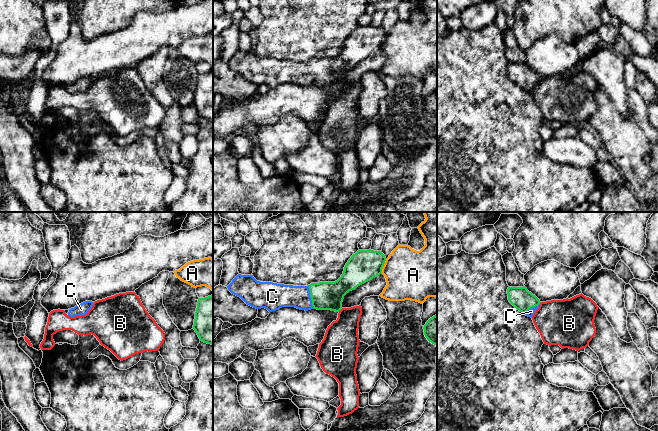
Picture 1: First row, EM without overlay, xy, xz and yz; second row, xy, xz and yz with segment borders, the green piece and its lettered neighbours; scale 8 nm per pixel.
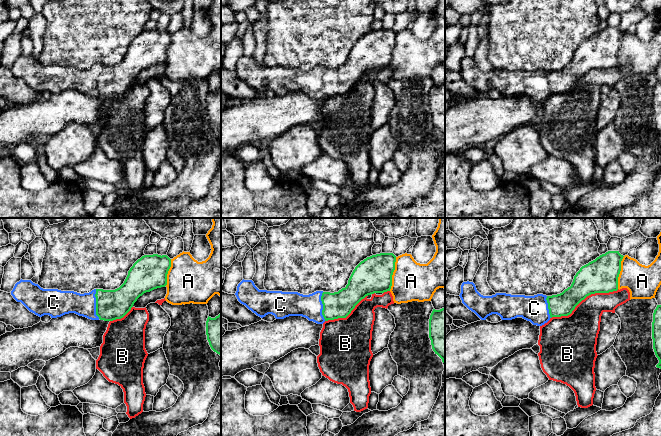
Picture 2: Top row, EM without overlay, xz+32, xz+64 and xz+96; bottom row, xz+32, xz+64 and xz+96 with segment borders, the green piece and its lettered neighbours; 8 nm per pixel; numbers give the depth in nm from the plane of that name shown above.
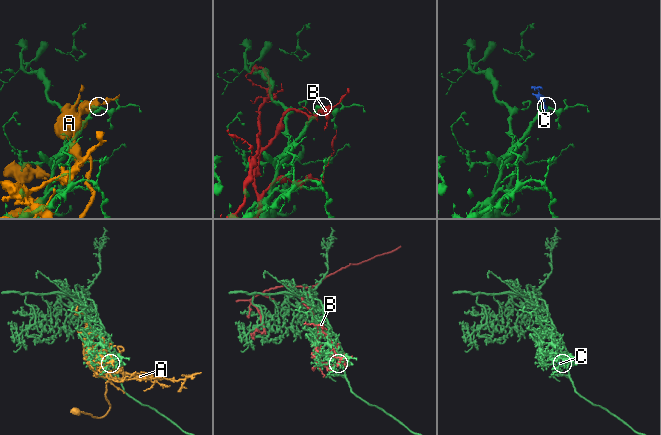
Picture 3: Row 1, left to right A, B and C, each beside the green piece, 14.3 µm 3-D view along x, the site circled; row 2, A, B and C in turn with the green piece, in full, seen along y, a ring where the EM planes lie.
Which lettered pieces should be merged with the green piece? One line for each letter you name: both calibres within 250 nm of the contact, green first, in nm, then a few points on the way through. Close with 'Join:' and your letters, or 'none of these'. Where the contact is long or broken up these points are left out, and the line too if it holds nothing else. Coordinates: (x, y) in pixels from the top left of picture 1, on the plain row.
C: Thickness 220 nm (green) against 190 nm. Path across: xz (325, 71), (310, 72), (279, 71)
Join: C

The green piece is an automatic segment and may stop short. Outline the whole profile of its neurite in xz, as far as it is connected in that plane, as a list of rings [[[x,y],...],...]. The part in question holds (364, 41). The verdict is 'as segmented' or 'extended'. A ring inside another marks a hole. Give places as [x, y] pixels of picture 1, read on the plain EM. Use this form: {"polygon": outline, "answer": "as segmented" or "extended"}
{"polygon": [[[358,26],[348,36],[343,50],[335,58],[293,62],[260,58],[253,51],[238,50],[227,64],[247,81],[256,85],[265,84],[269,88],[282,83],[295,83],[305,87],[317,85],[339,88],[342,85],[344,72],[380,51],[385,37],[386,33],[382,27]]], "answer": "extended"}

